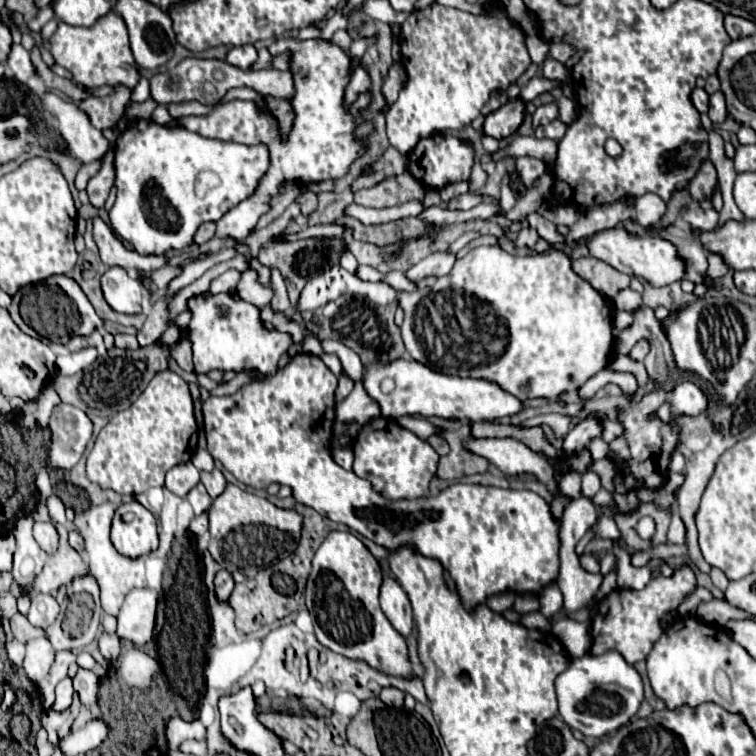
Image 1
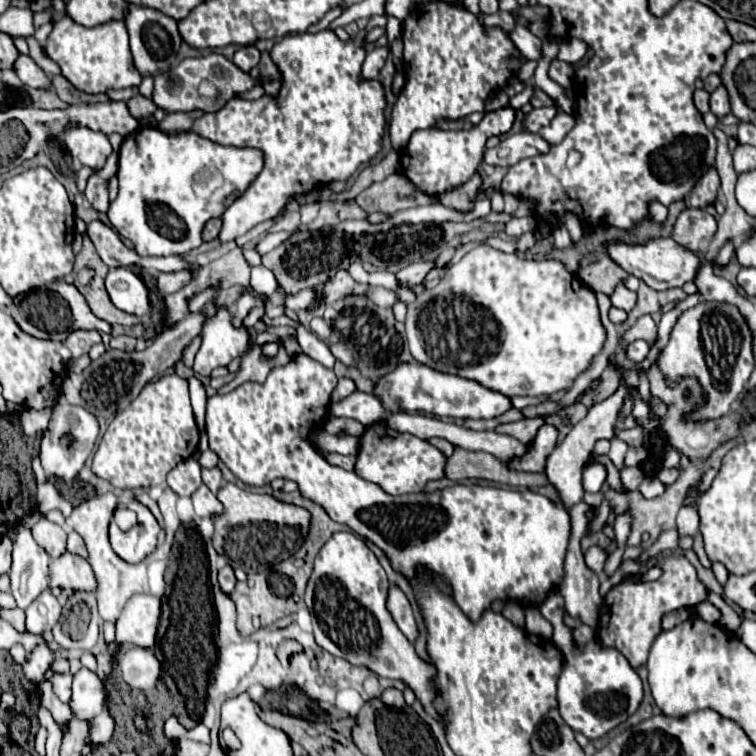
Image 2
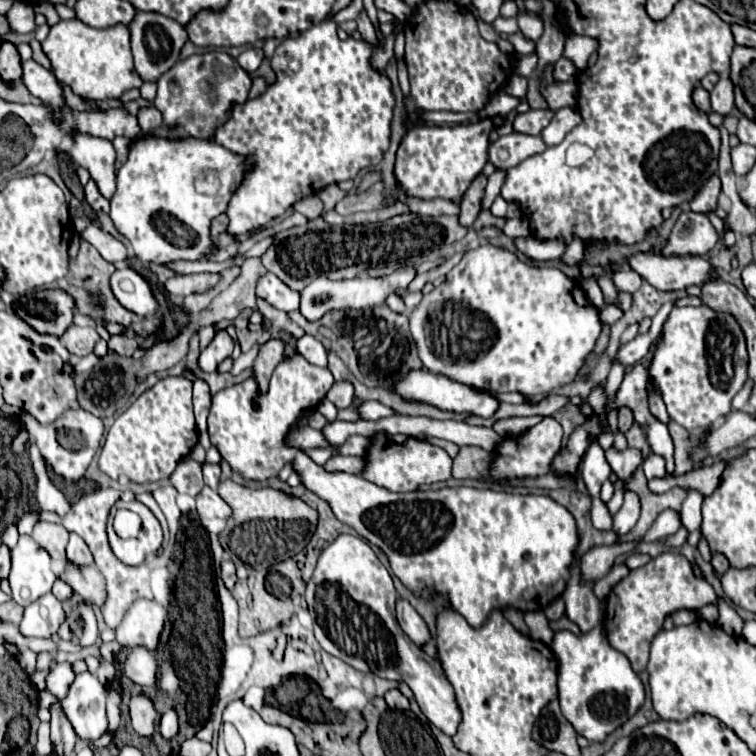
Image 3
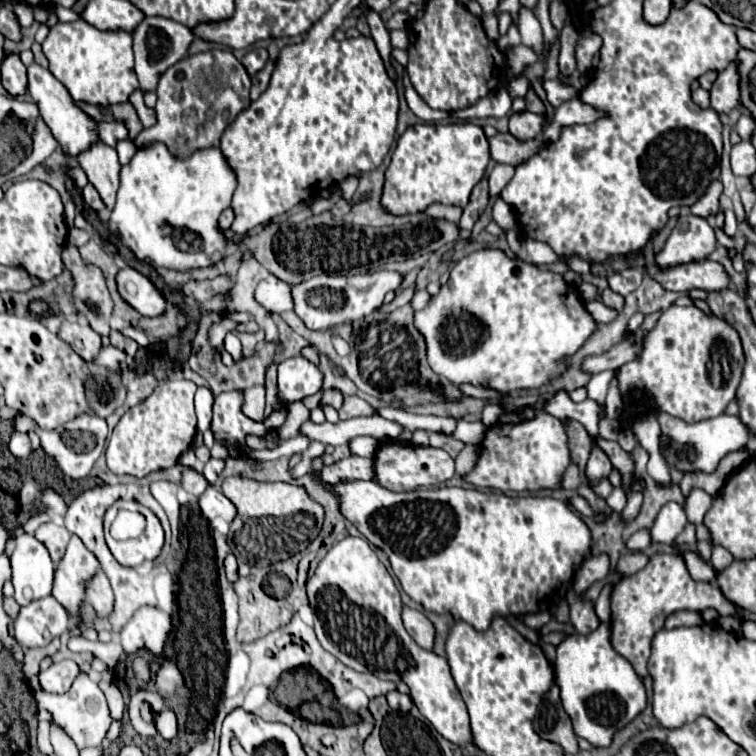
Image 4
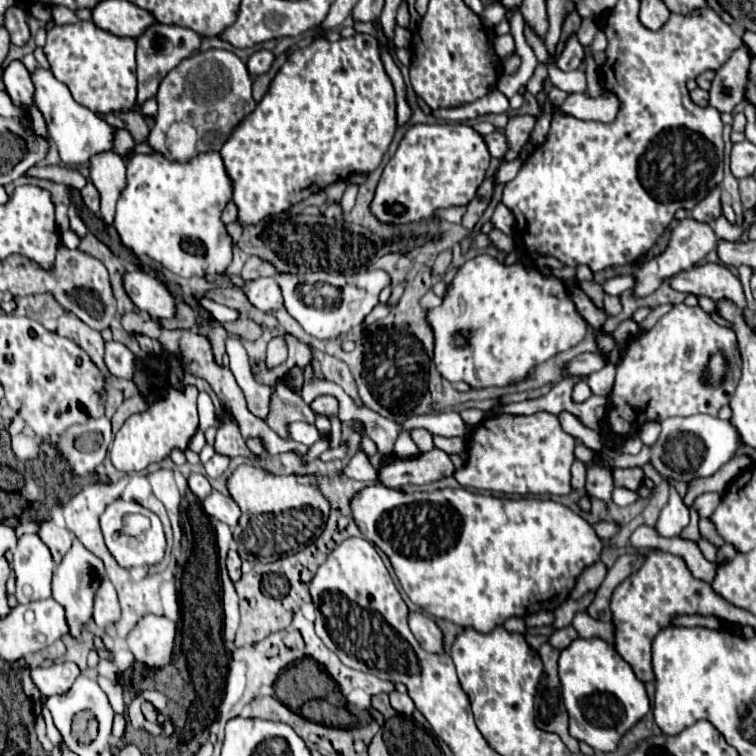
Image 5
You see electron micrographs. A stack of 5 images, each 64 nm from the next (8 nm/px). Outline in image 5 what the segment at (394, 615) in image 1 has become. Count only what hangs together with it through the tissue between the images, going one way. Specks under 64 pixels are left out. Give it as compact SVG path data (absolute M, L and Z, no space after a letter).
M410 612L408 614L408 626L410 626L412 634L416 636L418 644L426 652L436 652L436 654L442 652L442 632L434 624L432 618L428 618L422 612Z

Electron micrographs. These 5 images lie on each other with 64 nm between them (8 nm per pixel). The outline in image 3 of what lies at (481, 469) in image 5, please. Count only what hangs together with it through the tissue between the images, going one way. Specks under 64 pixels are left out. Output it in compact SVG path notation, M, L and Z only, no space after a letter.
M544 418L540 424L530 428L526 434L518 438L508 438L494 454L494 464L490 468L490 474L494 480L506 478L506 476L518 476L518 478L534 478L550 474L552 458L562 446L562 426L554 418Z

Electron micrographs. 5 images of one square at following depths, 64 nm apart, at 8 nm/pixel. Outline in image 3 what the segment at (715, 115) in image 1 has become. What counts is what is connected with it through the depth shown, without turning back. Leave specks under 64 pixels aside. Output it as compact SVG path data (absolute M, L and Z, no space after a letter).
M720 78L720 82L710 92L710 100L712 100L712 110L722 116L726 116L734 108L734 90L728 78Z

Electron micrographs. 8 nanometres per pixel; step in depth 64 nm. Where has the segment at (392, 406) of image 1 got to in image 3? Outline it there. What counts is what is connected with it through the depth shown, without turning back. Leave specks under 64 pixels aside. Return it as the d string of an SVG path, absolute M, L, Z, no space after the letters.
M426 368L422 370L408 370L408 374L404 374L404 380L396 380L392 384L392 392L402 396L408 402L420 402L420 404L428 404L434 406L442 412L456 412L456 414L474 414L474 416L482 416L482 418L490 418L494 416L494 412L500 406L500 400L496 396L492 396L486 390L478 390L474 386L466 386L460 384L448 376L440 376L434 374Z

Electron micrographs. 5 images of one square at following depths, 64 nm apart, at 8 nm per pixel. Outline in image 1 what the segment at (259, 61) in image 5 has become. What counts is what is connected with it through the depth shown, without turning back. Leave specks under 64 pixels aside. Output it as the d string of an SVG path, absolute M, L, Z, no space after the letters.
M246 44L246 46L236 46L232 50L228 50L226 54L226 62L232 64L232 66L238 66L242 70L248 70L254 62L256 62L256 48L252 44Z

